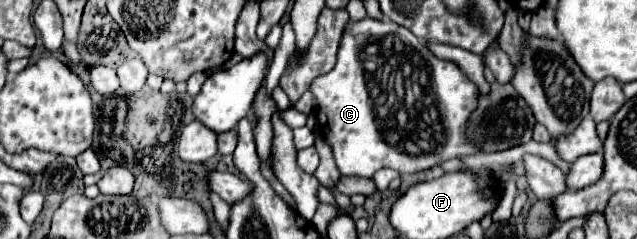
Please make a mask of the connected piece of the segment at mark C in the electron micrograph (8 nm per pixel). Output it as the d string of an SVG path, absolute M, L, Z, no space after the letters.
M370 16L358 22L348 20L340 38L336 66L328 74L318 76L310 84L310 92L318 100L320 112L314 116L322 136L332 148L340 174L372 178L380 168L394 168L400 174L418 172L428 170L442 160L478 152L478 148L466 142L462 132L476 106L476 84L472 84L456 64L438 60L428 52L426 40L418 40L410 30L390 20L374 20Z

